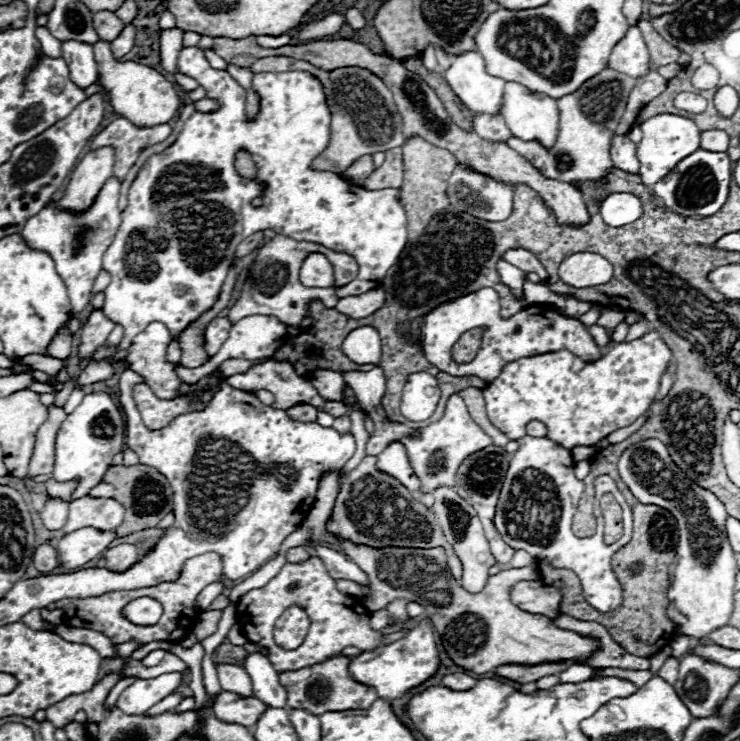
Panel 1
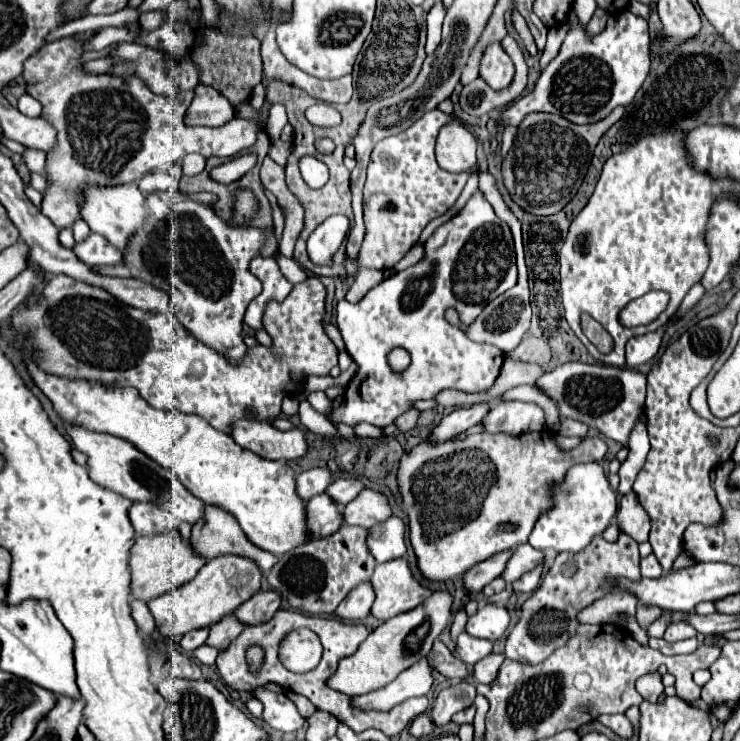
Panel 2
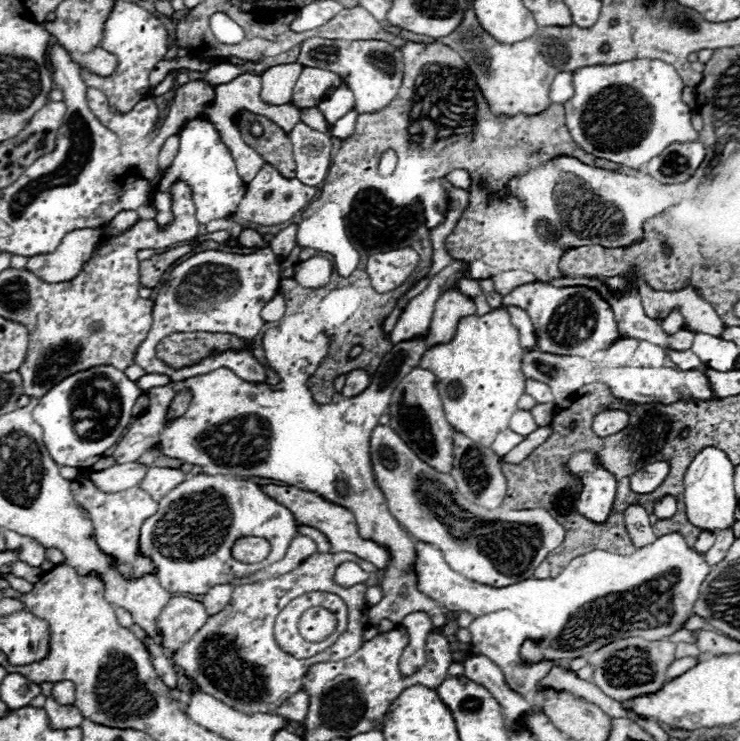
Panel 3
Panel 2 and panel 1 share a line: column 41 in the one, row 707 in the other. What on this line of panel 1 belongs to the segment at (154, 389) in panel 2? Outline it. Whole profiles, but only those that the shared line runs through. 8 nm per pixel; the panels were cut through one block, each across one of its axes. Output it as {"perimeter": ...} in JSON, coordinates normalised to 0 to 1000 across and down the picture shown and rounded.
{"perimeter":[[[468,885],[443,888],[432,896],[381,907],[378,923],[384,923],[384,928],[389,931],[389,955],[408,955],[427,966],[438,964],[438,961],[454,961],[454,958],[500,955],[503,947],[511,942],[505,928],[484,923],[476,912],[470,912],[470,888]]]}

